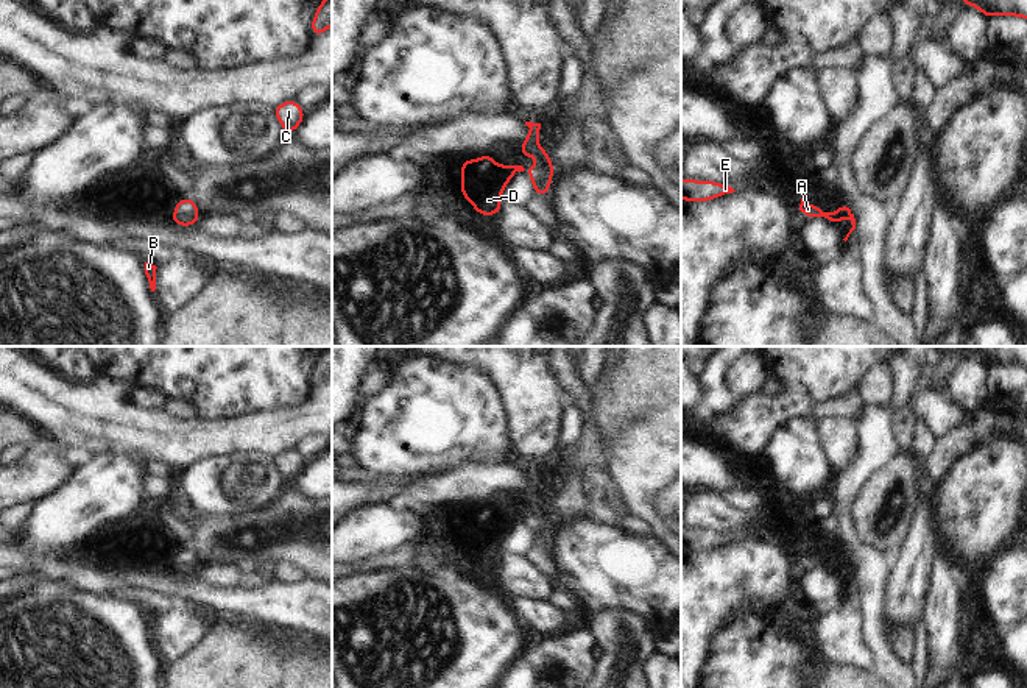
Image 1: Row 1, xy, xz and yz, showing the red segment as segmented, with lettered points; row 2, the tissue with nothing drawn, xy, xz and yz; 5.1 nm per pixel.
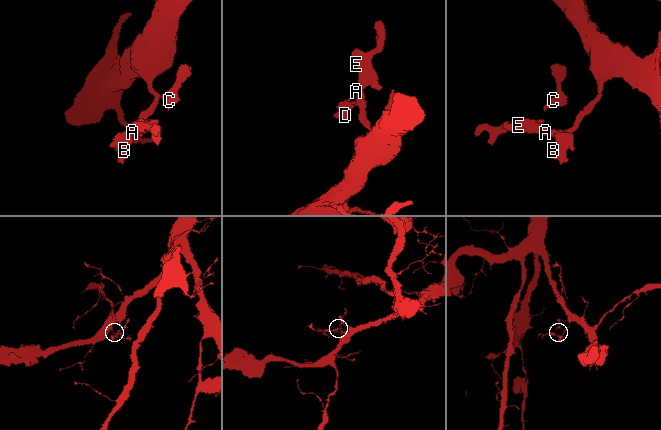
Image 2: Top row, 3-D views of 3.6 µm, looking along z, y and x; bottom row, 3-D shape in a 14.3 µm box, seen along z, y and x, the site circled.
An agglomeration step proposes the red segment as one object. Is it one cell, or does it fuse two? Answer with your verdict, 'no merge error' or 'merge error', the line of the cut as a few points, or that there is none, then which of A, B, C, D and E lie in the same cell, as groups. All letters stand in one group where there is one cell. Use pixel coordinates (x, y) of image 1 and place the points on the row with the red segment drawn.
merge error | yz (840, 217), (832, 222) | A C E / B D

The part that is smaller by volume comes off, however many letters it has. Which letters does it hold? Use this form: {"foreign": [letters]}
{"foreign": ["B", "D"]}

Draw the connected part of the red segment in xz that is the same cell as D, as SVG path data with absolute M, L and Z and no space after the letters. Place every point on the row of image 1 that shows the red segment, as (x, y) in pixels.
M485 153L480 159L461 162L461 197L469 200L478 215L497 215L502 211L500 195L522 165L496 165L494 158Z

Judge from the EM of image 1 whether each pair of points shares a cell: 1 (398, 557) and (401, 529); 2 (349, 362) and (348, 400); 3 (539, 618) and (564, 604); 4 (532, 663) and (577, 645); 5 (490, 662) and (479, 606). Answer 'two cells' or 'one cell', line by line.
1: two cells
2: one cell
3: two cells
4: one cell
5: one cell

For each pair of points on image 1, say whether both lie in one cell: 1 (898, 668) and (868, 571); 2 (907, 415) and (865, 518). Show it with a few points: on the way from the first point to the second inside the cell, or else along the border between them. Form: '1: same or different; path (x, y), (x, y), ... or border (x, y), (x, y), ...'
1: same; path (879, 645), (873, 634), (873, 595)
2: same; path (906, 440), (904, 471), (887, 493)

